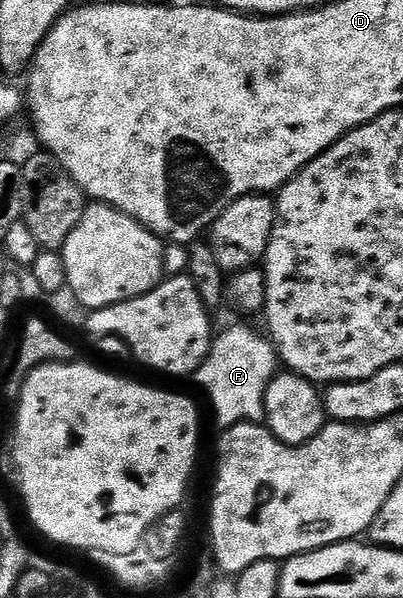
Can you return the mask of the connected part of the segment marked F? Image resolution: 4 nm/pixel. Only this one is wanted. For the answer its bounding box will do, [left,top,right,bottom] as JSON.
[195,326,279,428]

